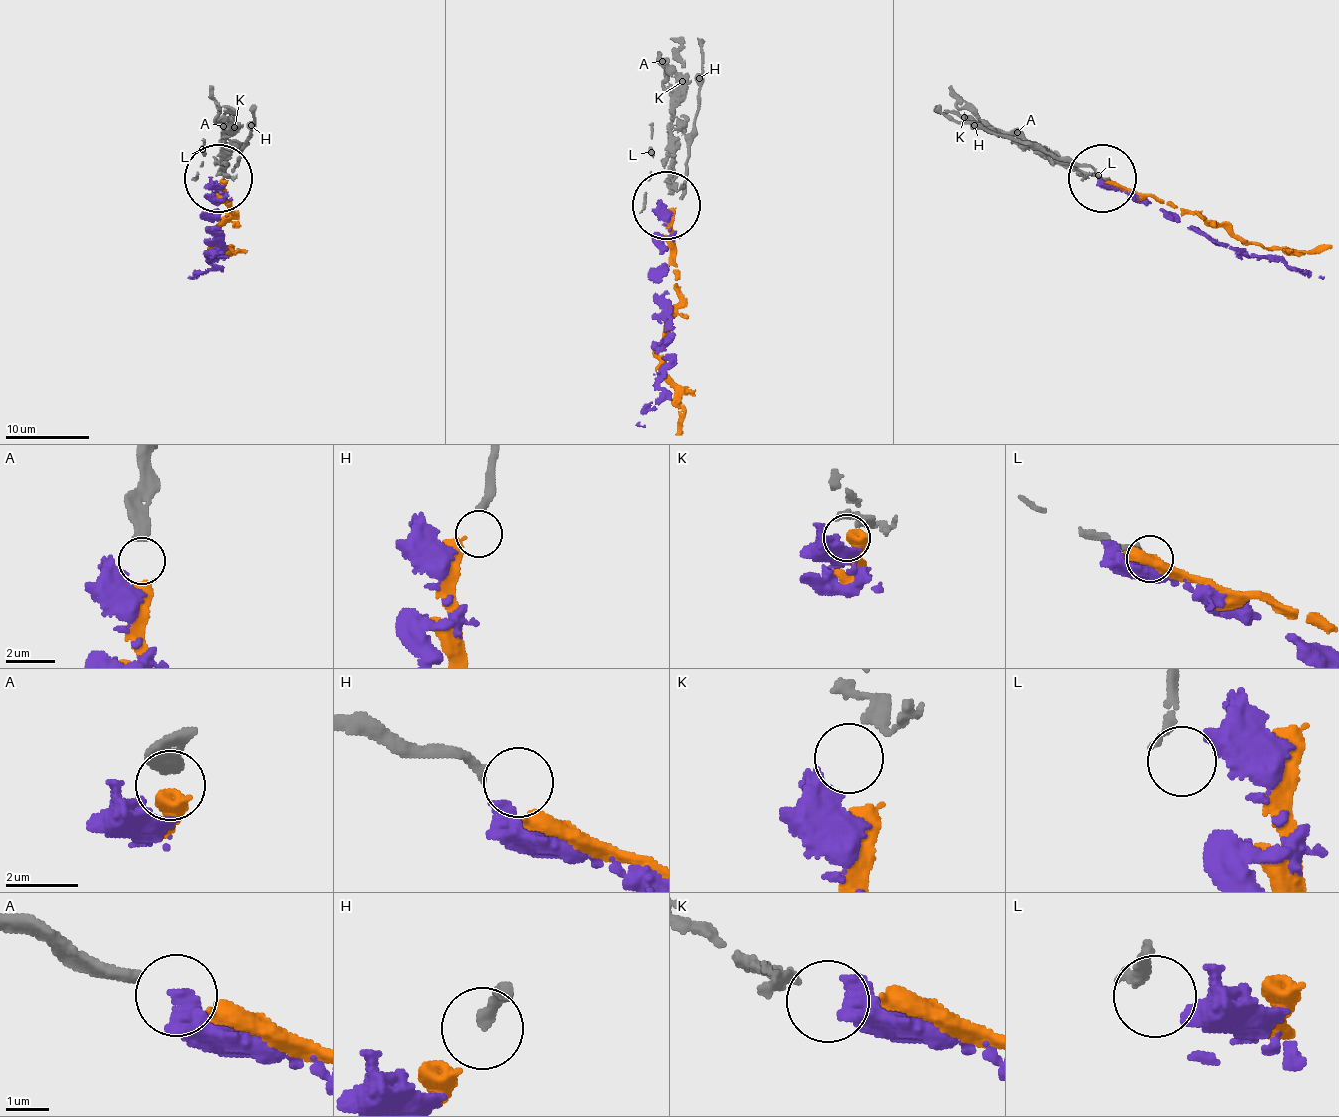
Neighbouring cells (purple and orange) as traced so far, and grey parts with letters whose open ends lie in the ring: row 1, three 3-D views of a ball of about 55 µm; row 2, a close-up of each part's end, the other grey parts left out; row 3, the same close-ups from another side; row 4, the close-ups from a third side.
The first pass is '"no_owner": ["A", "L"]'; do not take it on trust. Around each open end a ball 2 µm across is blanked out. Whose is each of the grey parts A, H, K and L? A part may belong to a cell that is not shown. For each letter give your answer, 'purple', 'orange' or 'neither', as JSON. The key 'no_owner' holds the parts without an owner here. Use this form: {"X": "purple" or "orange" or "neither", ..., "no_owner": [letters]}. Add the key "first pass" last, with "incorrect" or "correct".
{"A": "orange", "H": "neither", "K": "purple", "L": "neither", "no_owner": ["H", "L"], "first pass": "incorrect"}

